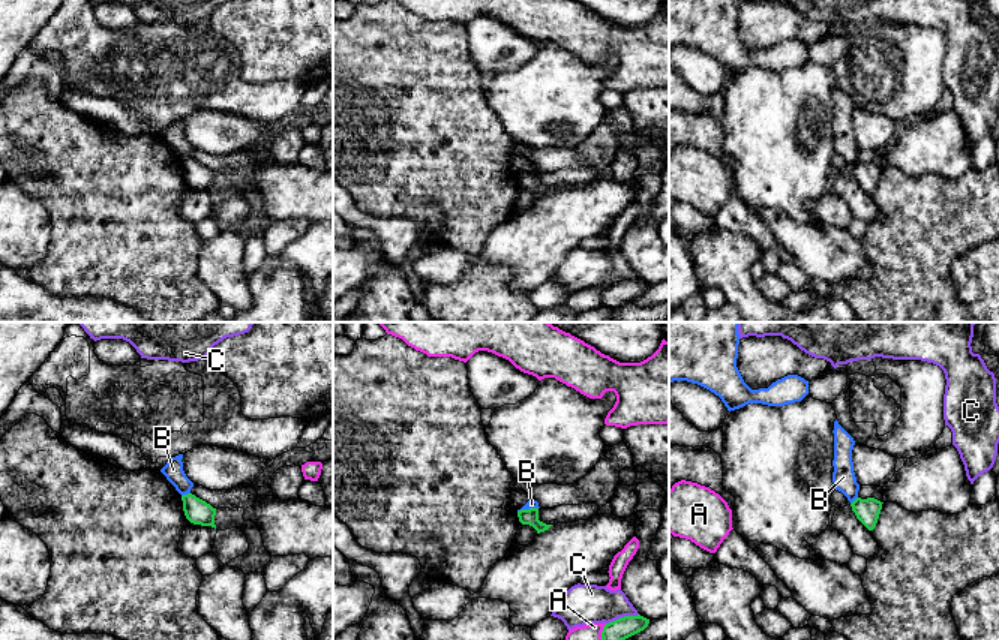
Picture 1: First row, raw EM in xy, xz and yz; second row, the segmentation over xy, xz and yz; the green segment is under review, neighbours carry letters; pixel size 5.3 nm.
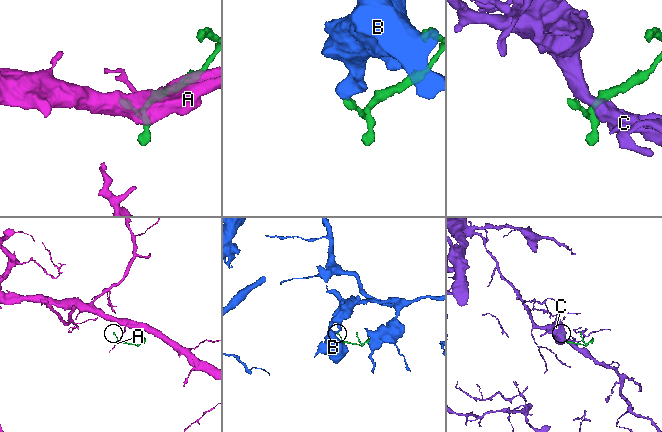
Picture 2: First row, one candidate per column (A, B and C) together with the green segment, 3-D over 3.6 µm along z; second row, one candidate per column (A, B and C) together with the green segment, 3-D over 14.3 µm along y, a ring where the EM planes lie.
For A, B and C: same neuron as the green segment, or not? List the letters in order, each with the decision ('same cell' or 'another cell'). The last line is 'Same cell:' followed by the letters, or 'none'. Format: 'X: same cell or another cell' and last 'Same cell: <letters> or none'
A: another cell
B: another cell
C: another cell
Same cell: none

